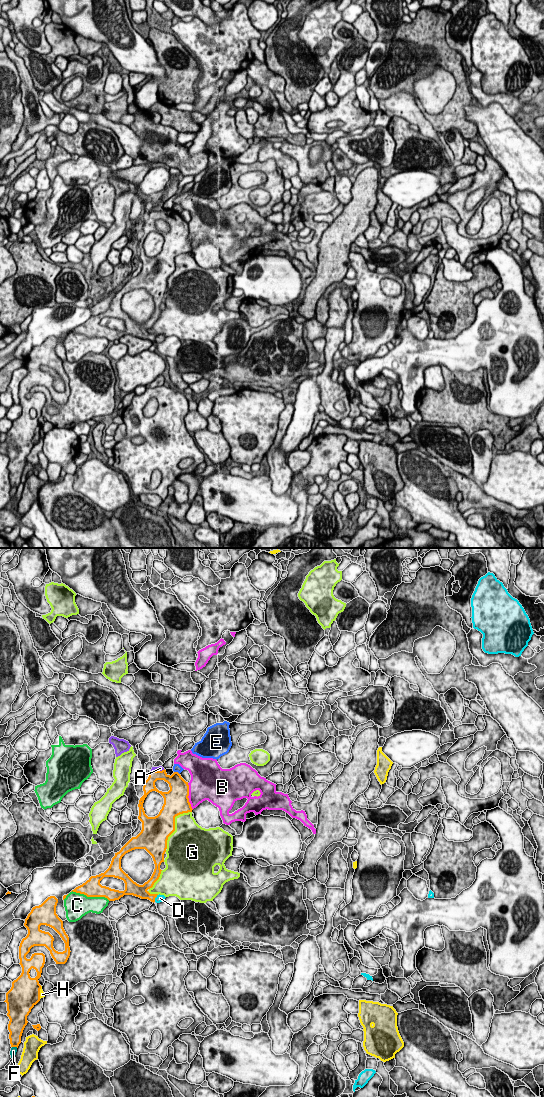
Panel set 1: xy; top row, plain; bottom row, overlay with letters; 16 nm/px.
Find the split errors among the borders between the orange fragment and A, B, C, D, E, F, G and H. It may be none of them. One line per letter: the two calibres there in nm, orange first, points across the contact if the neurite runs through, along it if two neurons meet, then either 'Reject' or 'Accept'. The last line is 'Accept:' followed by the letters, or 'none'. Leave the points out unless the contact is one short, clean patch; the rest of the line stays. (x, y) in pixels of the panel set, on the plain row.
A: Thickness 180 nm (orange) against 90 nm. Reject
B: Thickness 400 nm (orange) against 420 nm. Reject
C: Thickness 280 nm (orange) against 380 nm. Reject
D: Thickness 190 nm (orange) against 130 nm. Boundary: xy (157, 334), (154, 341). Reject
E: Thickness 300 nm (orange) against 130 nm. Boundary: xy (174, 211), (179, 214). Reject
F: Thickness 200 nm (orange) against 100 nm. Reject
G: Thickness 400 nm (orange) against 420 nm. Reject
H: Thickness 480 nm (orange) against 90 nm. Reject
Accept: none

